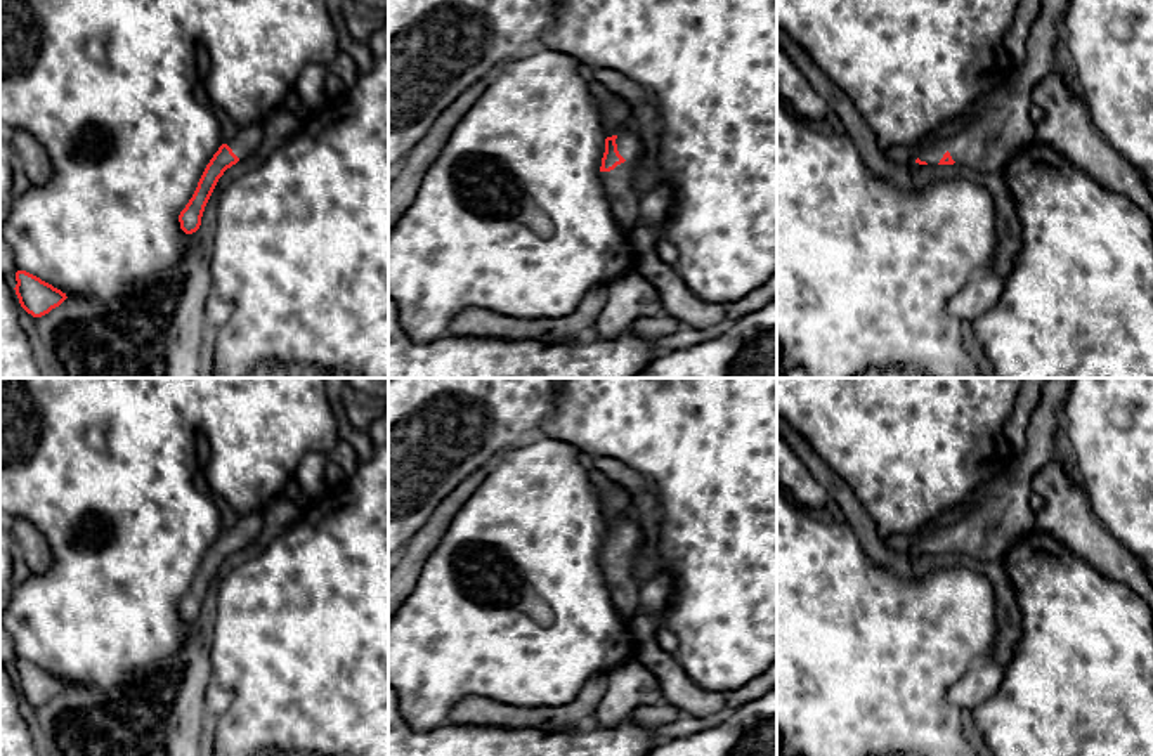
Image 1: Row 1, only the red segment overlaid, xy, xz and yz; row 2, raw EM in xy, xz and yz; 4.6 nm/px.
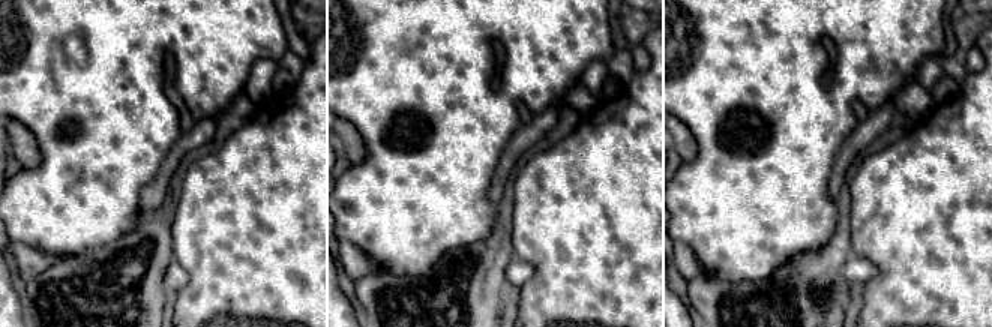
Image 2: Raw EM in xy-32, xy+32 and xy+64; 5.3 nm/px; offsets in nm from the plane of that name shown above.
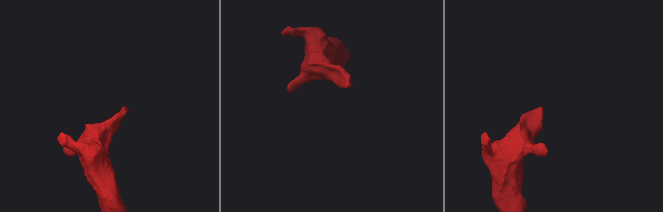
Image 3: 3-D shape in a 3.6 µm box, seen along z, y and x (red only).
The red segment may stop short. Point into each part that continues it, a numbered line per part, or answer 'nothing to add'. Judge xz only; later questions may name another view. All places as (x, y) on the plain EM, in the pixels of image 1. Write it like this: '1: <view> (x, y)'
1: xz (623, 586)

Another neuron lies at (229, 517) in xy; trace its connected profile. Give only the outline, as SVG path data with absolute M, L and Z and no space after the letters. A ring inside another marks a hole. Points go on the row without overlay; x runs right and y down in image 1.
M213 496L213 501L220 513L222 531L234 527L239 520L239 513L222 496Z

